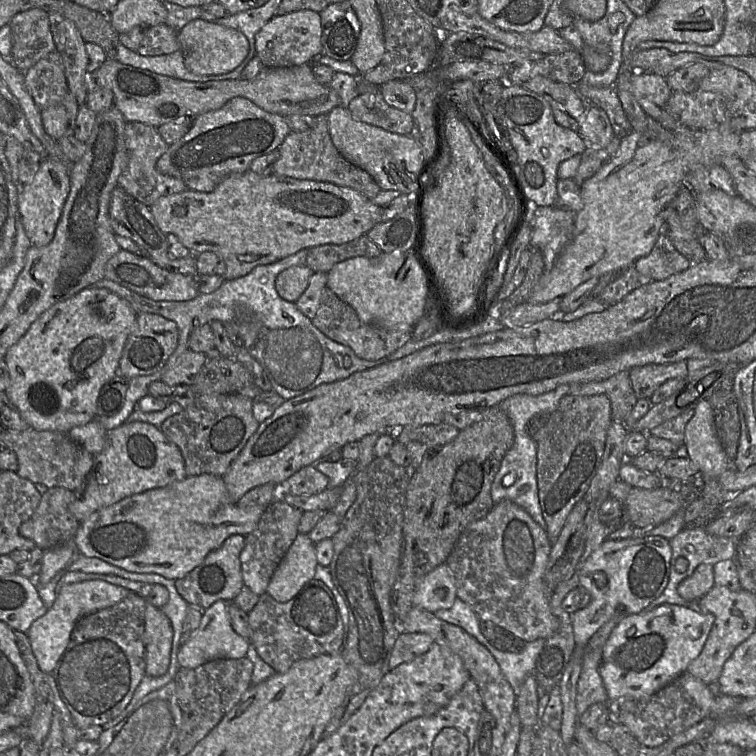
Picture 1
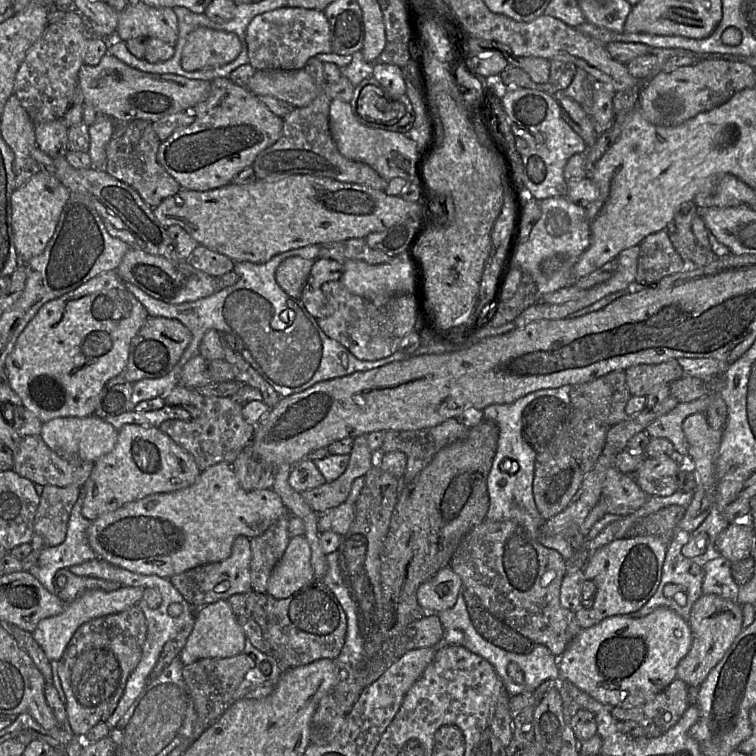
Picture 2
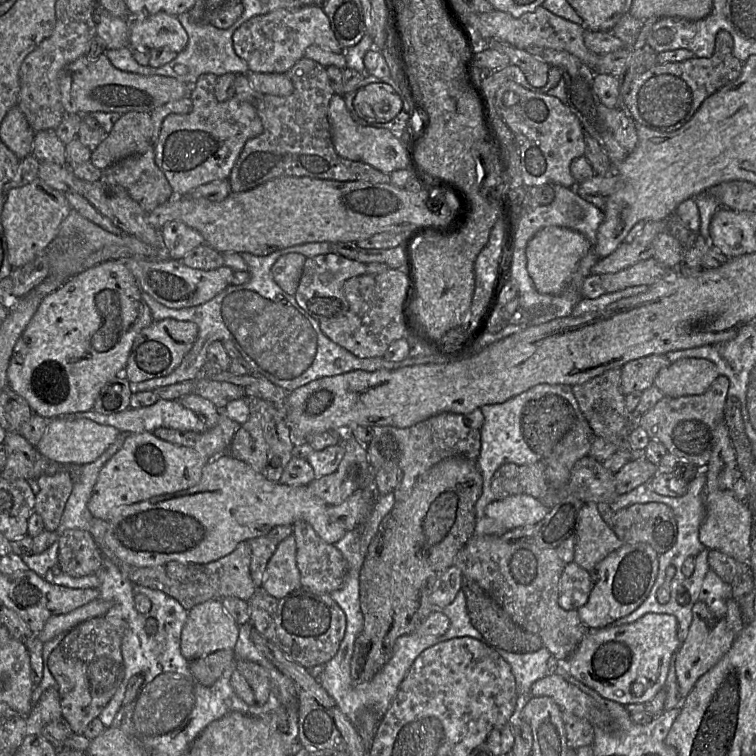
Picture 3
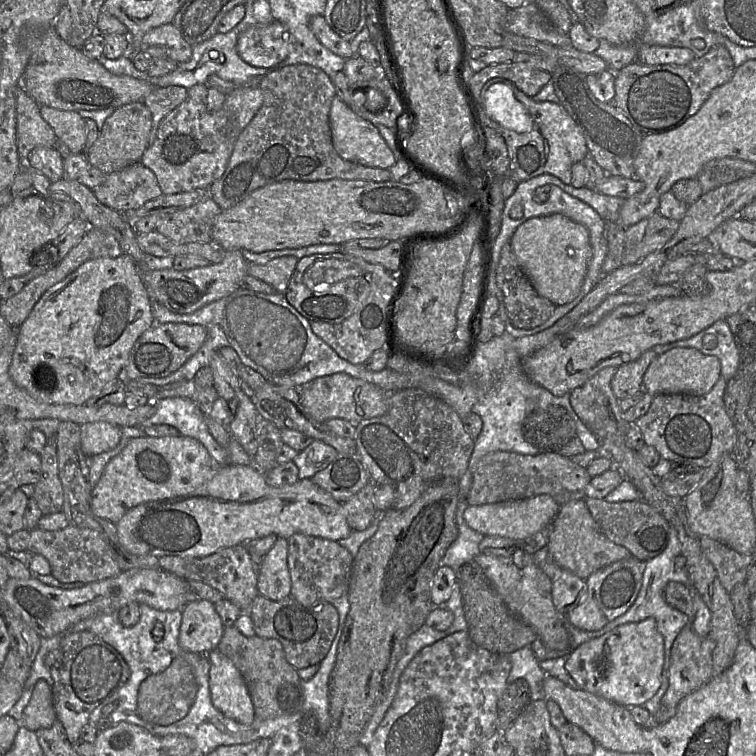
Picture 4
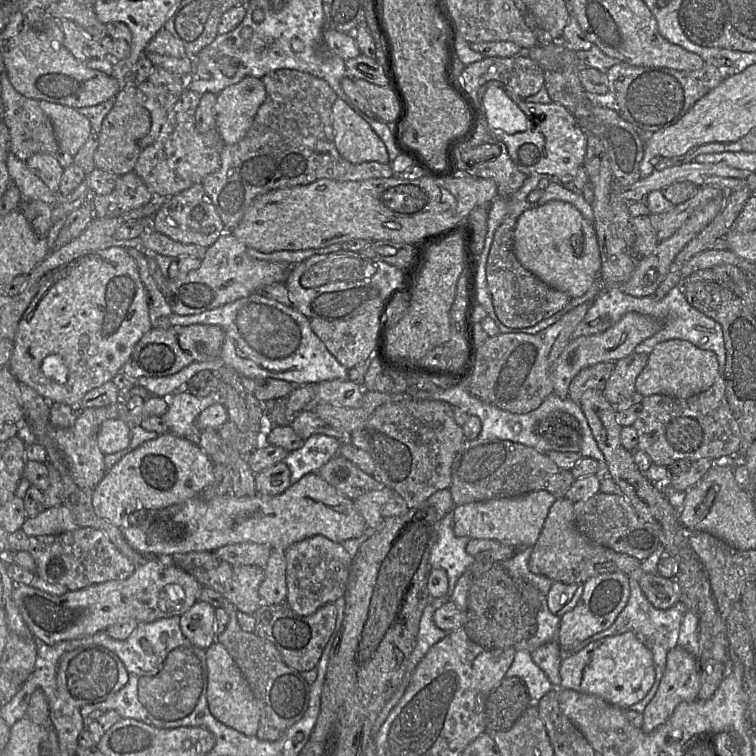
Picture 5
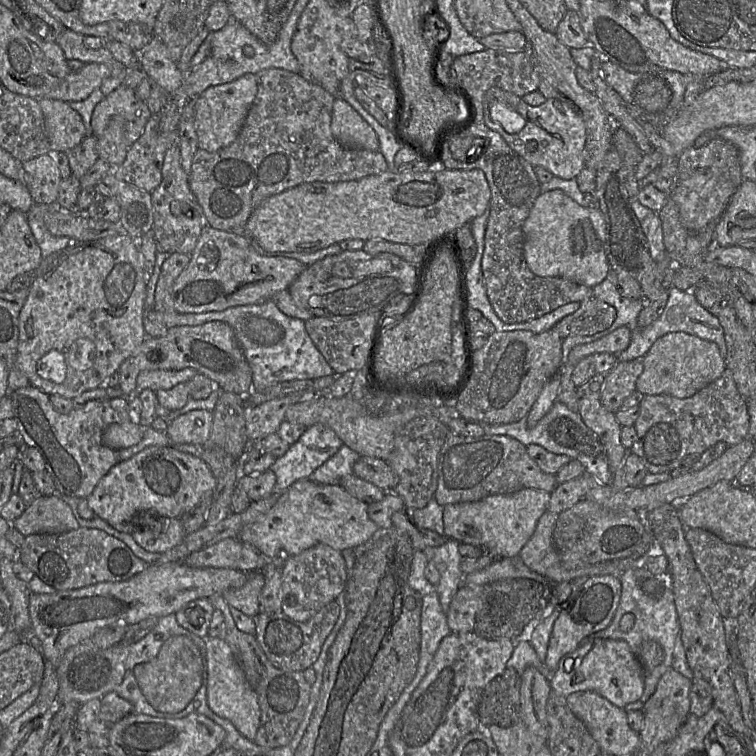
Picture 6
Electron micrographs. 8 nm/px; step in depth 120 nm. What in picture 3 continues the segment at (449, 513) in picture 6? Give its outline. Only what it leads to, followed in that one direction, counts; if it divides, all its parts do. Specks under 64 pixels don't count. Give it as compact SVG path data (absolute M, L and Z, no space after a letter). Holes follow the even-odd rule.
M513 495L489 503L485 508L485 515L506 530L512 530L538 523L549 510L541 501L532 496Z

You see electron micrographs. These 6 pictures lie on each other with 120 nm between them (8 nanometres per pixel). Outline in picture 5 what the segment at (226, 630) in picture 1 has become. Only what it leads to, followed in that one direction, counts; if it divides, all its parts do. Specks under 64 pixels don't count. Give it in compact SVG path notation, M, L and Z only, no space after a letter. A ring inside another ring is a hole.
M197 601L180 616L180 628L193 645L207 649L216 641L215 608L208 602Z

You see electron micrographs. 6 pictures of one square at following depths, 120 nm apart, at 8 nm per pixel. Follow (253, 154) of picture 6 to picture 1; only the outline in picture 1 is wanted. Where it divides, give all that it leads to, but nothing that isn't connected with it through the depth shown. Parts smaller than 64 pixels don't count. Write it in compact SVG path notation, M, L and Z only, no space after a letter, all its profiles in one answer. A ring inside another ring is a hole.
M327 115L315 117L314 126L304 132L291 131L278 148L279 158L273 165L272 175L287 176L298 180L328 182L352 188L372 200L380 191L374 179L363 169L344 159L334 146L328 130Z

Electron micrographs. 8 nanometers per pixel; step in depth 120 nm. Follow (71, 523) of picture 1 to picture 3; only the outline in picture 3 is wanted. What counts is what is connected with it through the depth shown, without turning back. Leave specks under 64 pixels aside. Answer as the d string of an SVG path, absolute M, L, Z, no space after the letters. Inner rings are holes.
M69 467L61 469L61 471L54 474L40 475L36 481L39 486L39 491L35 494L34 511L42 517L45 524L45 530L56 531L59 528L66 503L74 486L74 481L69 472Z

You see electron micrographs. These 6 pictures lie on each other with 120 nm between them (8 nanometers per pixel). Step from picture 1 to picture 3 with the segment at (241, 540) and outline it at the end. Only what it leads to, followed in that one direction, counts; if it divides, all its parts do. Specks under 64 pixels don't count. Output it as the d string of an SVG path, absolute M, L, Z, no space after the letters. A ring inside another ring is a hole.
M249 541L240 542L230 554L207 564L182 564L170 561L165 565L169 576L184 582L210 586L216 593L216 599L237 597L249 601L258 589L250 573L251 546Z

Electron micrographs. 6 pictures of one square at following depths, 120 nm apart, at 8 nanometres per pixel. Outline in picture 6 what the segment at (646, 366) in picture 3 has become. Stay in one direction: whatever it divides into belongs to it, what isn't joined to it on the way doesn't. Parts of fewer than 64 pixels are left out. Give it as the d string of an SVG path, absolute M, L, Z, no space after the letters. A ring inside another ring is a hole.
M642 359L618 361L606 375L601 391L601 402L610 412L622 409L622 402L636 389L636 381L644 369Z

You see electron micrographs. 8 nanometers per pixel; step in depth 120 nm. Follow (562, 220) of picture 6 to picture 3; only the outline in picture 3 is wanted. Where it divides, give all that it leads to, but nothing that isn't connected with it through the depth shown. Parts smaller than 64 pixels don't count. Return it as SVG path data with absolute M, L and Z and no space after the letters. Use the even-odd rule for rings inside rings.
M549 226L539 230L529 240L525 250L527 271L536 290L540 294L560 294L570 283L589 247L584 236L572 229Z

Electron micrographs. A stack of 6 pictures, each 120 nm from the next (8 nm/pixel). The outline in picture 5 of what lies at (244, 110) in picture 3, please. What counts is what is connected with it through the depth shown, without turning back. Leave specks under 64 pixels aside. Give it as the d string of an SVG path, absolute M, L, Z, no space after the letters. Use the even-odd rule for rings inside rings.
M185 88L167 113L159 135L149 146L143 148L133 171L143 180L157 199L171 197L217 171L224 142L216 128L200 133L195 126L195 110L201 95Z

